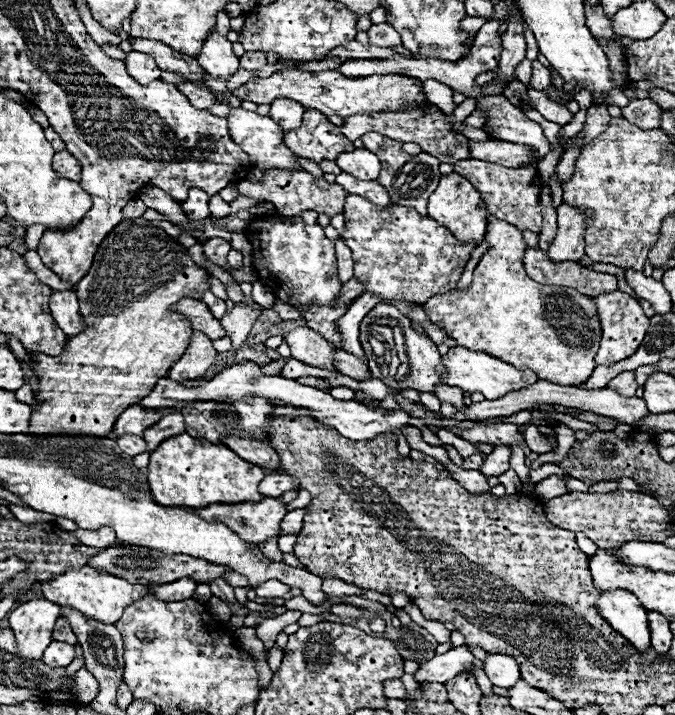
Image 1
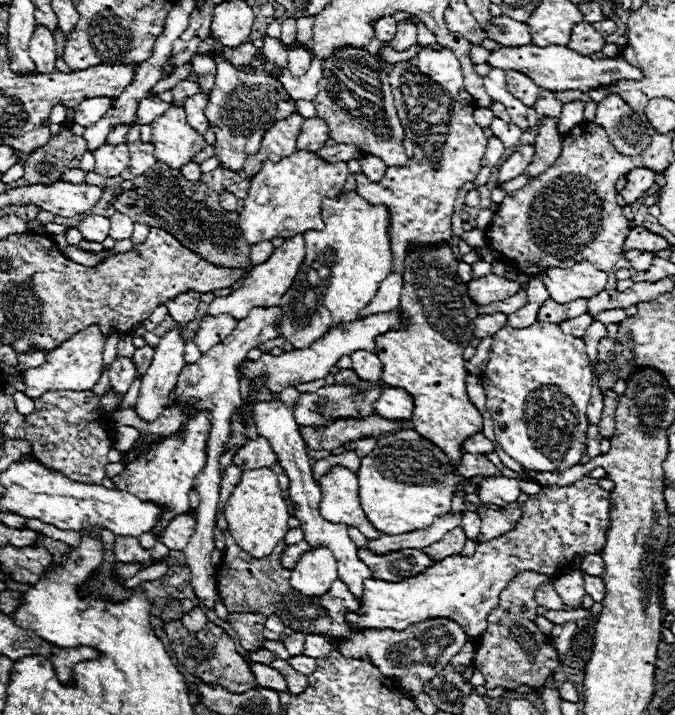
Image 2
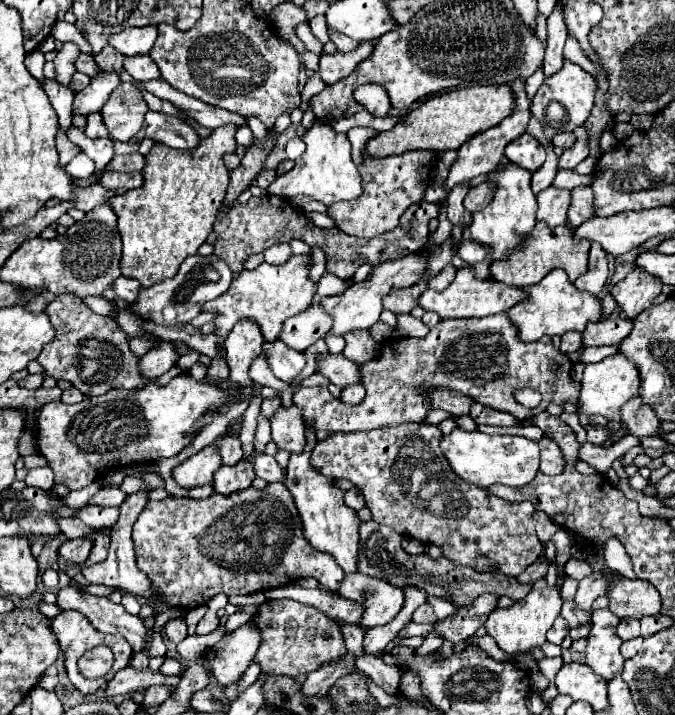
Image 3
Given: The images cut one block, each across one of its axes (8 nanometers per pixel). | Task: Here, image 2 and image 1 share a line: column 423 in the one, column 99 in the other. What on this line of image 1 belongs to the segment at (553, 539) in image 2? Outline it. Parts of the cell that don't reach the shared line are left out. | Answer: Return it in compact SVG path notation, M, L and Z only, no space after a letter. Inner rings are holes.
M82 566L80 570L66 570L62 576L56 576L54 580L42 582L42 594L46 600L60 604L60 606L74 608L80 614L90 616L98 622L116 624L124 612L124 606L132 604L134 600L144 598L146 586L144 584L130 584L118 576L112 576L106 572L96 572L88 566Z

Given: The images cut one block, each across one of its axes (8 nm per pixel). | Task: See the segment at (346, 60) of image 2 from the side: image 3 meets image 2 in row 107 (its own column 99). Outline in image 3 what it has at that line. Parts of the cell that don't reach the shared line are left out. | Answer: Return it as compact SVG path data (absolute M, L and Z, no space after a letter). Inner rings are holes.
M56 296L48 304L46 314L56 328L56 336L40 350L36 360L42 368L48 368L52 378L68 380L86 396L100 396L112 388L134 390L146 384L138 372L138 358L128 348L128 338L112 318L94 314L76 296Z

